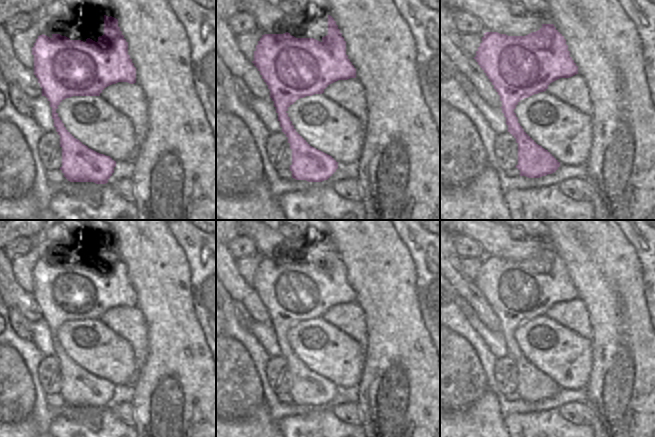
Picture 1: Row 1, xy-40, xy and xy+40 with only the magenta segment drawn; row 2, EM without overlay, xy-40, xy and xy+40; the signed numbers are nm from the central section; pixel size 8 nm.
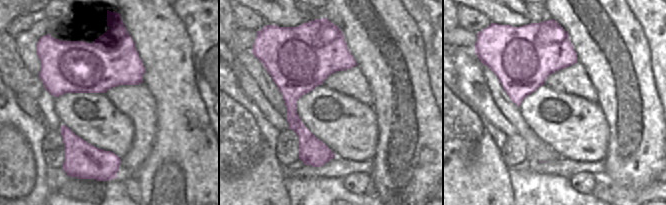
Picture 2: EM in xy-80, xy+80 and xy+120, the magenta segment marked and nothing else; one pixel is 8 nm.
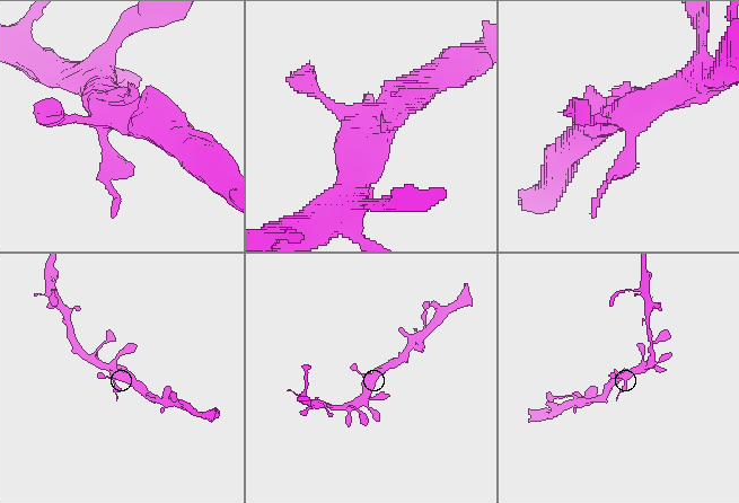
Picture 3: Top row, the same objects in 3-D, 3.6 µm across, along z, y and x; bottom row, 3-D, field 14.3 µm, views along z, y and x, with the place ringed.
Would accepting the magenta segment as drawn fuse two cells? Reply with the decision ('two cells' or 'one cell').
one cell

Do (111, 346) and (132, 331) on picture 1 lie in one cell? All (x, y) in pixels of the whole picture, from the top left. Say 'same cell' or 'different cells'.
different cells

